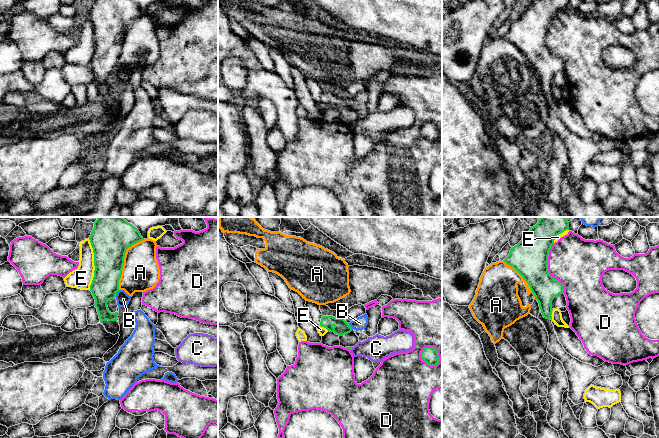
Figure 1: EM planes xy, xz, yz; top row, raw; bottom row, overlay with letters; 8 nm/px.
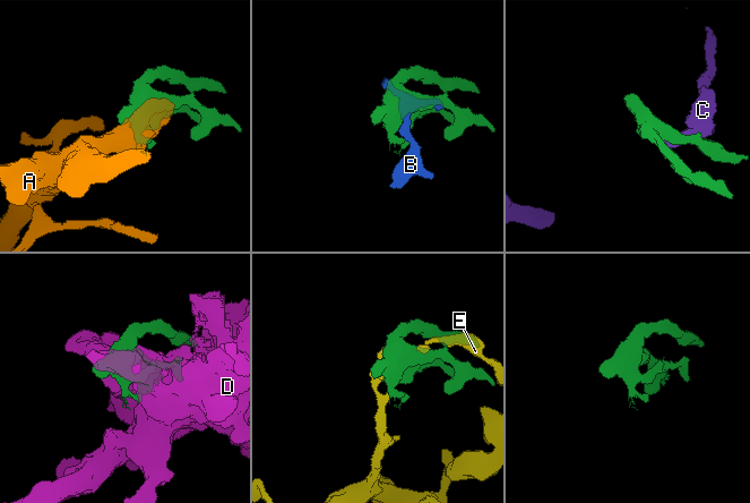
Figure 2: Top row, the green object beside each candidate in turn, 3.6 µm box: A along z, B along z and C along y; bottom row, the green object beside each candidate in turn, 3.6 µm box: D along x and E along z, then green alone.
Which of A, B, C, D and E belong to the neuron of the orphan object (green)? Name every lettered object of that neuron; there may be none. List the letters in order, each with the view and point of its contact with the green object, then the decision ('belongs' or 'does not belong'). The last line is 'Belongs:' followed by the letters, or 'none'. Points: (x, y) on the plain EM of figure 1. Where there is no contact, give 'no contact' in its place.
A: contact xy (123, 37); does not belong
B: contact xy (116, 69); does not belong
C: contact xz (351, 124); does not belong
D: contact yz (547, 45); does not belong
E: contact xy (94, 40); does not belong
Belongs: none

